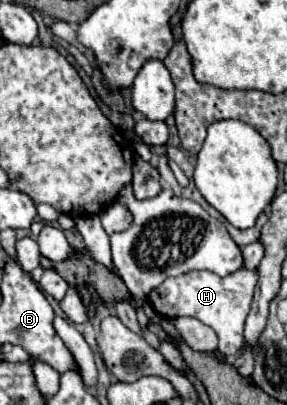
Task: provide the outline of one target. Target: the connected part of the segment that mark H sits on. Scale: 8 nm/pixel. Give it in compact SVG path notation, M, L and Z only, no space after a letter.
M249 269L235 271L227 277L213 275L211 271L189 271L185 275L165 279L165 283L161 283L161 287L157 287L151 295L151 303L153 309L165 319L197 317L201 323L209 325L219 337L217 351L225 357L235 355L243 347L243 323L251 307L255 283L257 273Z

